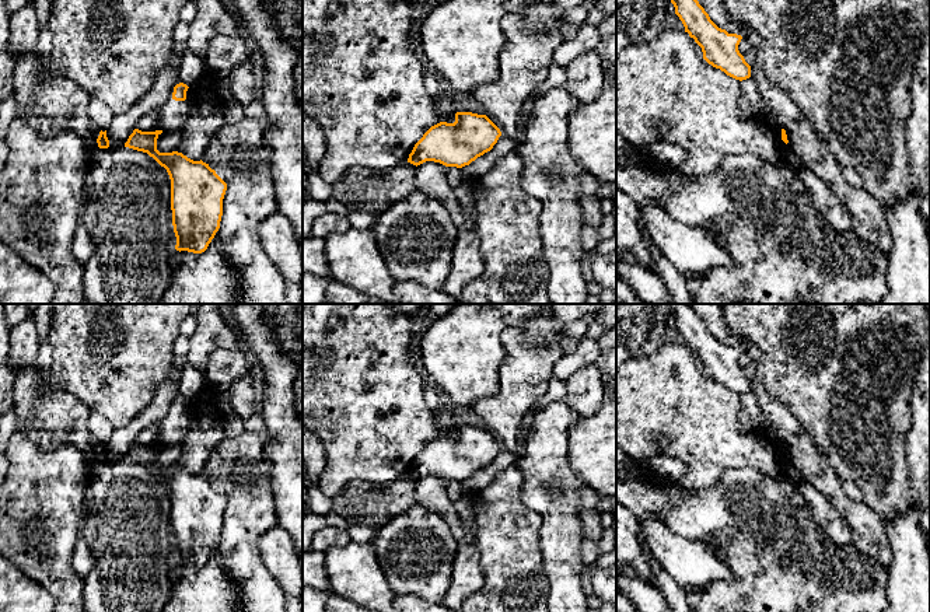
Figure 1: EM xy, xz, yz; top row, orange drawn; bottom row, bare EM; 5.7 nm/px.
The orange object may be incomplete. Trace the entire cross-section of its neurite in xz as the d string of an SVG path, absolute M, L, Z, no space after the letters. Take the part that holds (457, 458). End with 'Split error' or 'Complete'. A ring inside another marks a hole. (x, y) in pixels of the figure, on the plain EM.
M457 426L454 437L440 436L423 448L409 468L408 476L417 480L426 475L434 475L445 480L462 482L490 465L500 450L500 443L486 429Z. Complete

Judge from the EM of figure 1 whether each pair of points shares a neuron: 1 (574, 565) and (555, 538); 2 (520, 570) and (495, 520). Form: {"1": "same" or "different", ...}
{"1": "same", "2": "same"}

